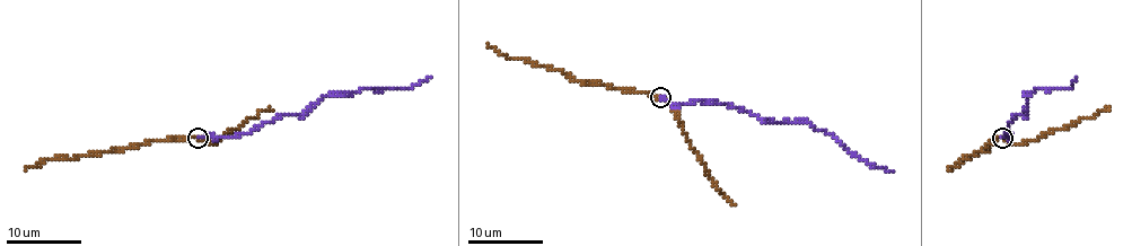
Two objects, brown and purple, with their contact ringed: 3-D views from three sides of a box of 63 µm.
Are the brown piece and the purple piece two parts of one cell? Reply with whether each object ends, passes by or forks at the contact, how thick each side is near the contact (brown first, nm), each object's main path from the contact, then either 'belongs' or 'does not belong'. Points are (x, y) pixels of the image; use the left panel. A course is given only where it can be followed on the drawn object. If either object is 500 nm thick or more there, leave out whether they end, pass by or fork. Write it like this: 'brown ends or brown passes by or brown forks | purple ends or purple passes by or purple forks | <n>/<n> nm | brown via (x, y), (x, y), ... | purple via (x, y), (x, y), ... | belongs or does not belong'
brown passes by | purple ends | 240/120 nm | brown via (198, 138), (154, 140), (98, 155), (47, 158), (25, 169) | purple via (198, 138), (229, 138), (252, 132), (287, 113), (303, 115), (323, 96), (363, 89), (409, 87), (431, 78) | does not belong

